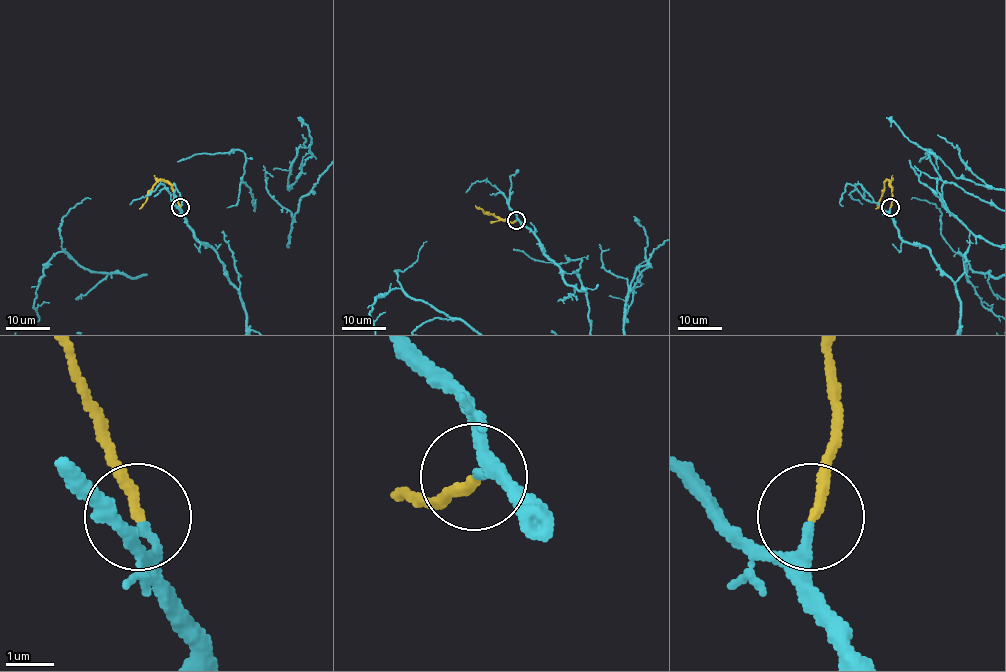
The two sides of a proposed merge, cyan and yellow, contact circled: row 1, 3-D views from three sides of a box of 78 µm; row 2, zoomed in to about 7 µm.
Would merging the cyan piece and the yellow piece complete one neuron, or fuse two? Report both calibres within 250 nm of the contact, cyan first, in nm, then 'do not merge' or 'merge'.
190 nm thick on the cyan side, 220 nm on the other; merge

